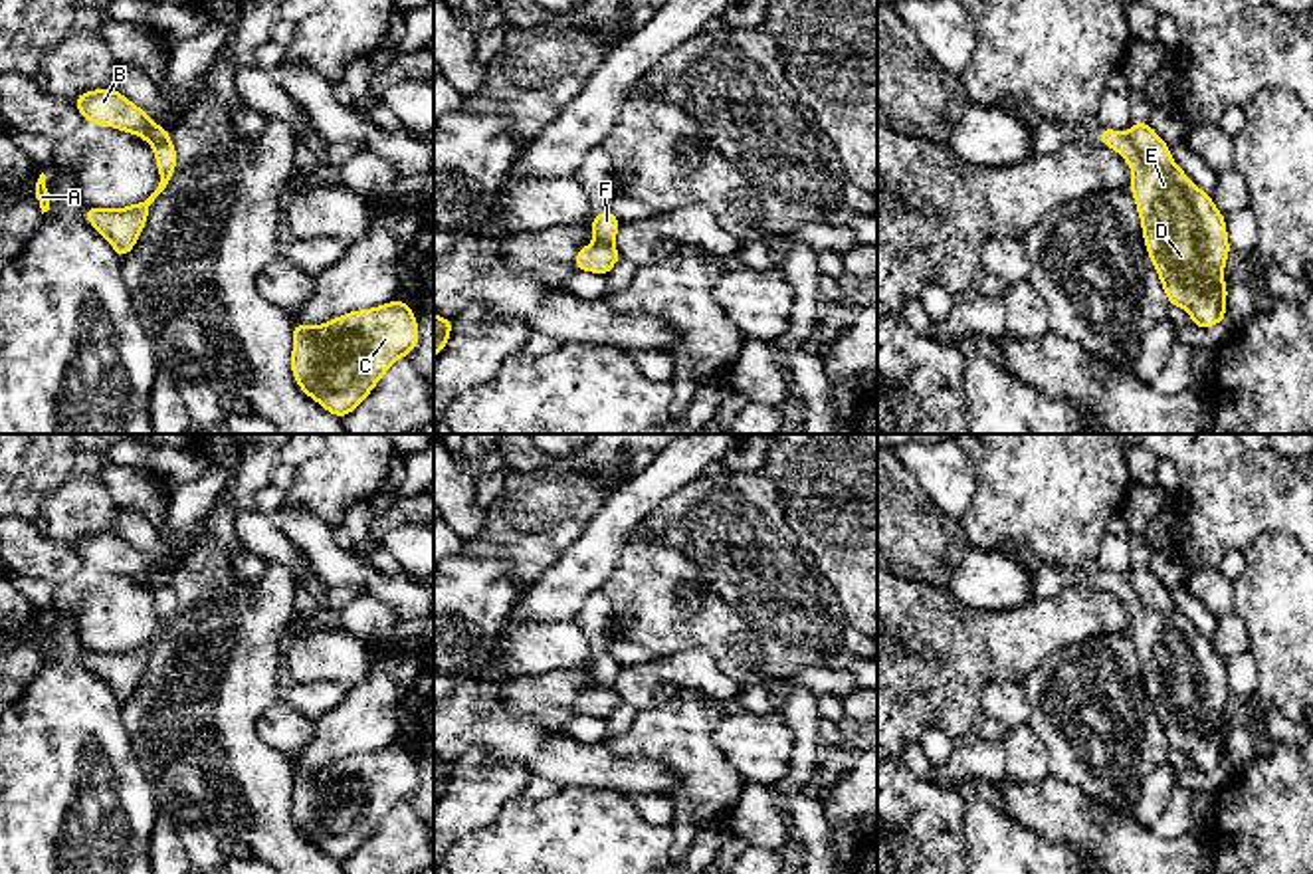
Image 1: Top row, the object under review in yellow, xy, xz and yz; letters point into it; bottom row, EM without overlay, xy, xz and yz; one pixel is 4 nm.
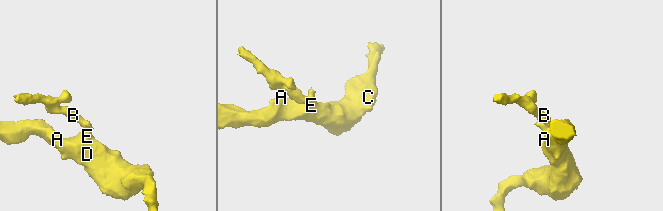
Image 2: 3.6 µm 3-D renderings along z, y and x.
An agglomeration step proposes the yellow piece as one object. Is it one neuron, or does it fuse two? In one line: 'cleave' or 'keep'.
cleave

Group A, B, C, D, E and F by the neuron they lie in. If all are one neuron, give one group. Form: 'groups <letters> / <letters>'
groups A C D E F / B

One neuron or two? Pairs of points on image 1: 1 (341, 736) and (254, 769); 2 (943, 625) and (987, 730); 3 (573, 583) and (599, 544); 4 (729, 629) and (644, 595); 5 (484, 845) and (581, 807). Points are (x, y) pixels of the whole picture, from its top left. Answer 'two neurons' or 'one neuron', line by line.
1: two neurons
2: two neurons
3: one neuron
4: one neuron
5: one neuron

